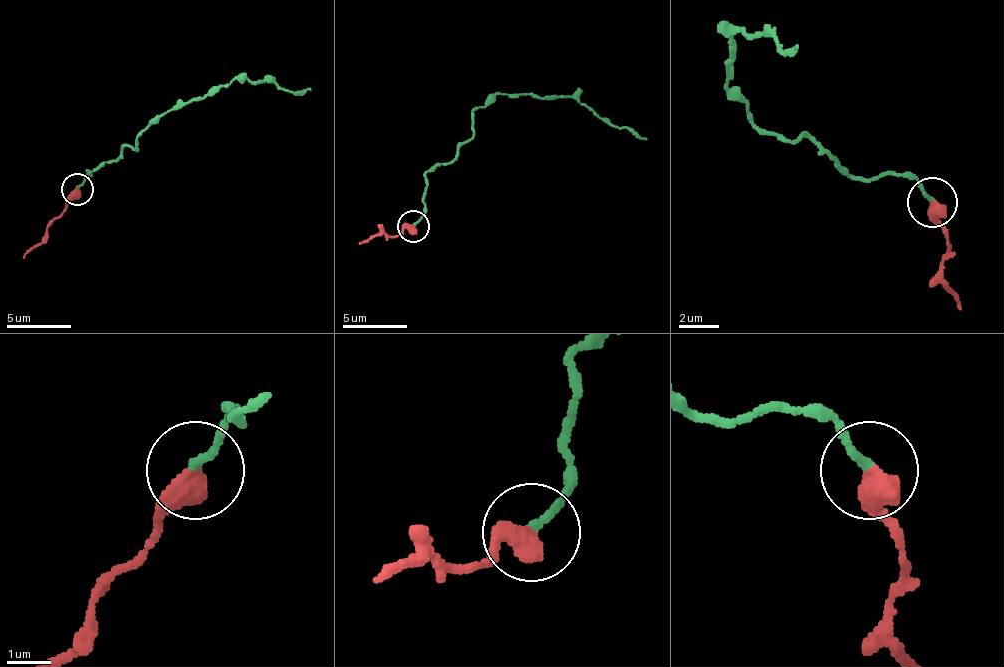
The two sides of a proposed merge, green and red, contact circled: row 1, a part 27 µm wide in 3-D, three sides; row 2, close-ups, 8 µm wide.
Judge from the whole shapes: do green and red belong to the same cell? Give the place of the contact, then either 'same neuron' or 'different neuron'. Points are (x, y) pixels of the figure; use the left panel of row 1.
(77, 189) | same neuron

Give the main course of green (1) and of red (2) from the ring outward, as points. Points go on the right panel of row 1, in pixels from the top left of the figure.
1: (934, 203), (914, 178), (854, 178), (808, 133), (753, 123), (728, 88), (733, 33), (798, 43)
2: (934, 203), (949, 243), (944, 283), (959, 308)

